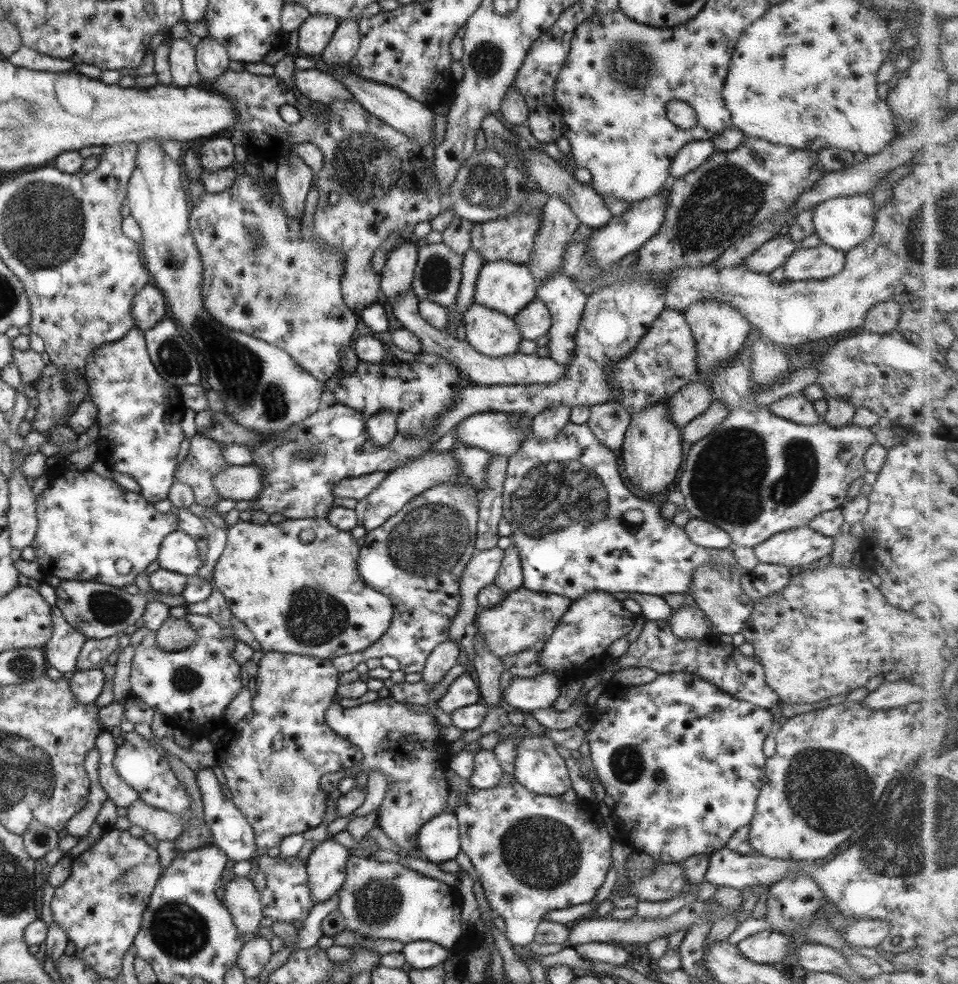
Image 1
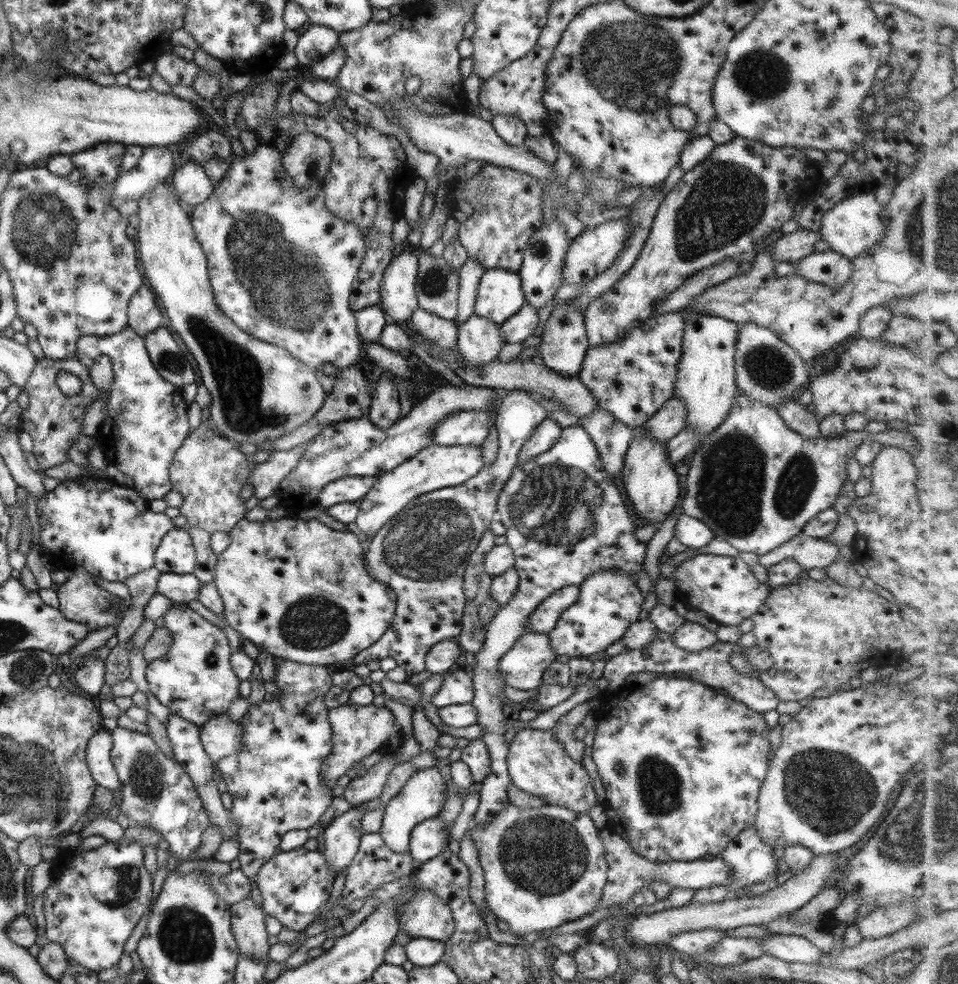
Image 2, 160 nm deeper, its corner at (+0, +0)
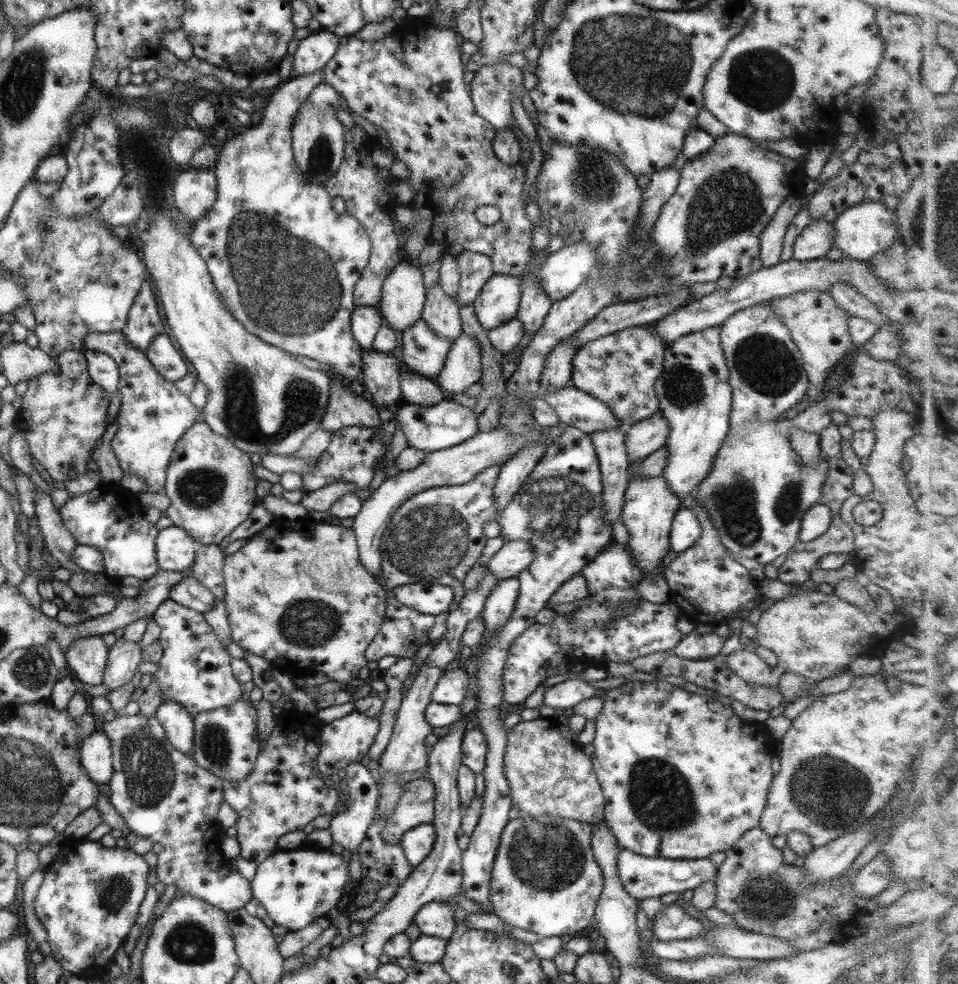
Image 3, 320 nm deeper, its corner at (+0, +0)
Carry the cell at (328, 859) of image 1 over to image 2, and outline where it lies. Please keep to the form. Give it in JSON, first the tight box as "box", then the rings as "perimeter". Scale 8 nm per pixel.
{"box":[322,803,364,874],"perimeter":[[[363,803],[350,805],[347,812],[343,812],[322,830],[324,851],[322,855],[337,874],[346,867],[357,852],[360,838],[361,818],[364,814]]]}

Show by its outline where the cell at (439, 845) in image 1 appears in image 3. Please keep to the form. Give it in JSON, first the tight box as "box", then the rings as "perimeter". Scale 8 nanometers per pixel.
{"box":[398,824,435,867],"perimeter":[[[421,824],[404,832],[398,843],[407,862],[414,867],[423,862],[434,842],[435,833],[432,824]]]}

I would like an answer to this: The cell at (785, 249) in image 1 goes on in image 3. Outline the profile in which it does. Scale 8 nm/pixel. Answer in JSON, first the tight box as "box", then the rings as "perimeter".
{"box":[792,222,834,261],"perimeter":[[[821,222],[817,226],[807,226],[793,241],[792,260],[811,261],[824,259],[827,250],[831,250],[834,246],[833,236],[833,226],[826,222]]]}

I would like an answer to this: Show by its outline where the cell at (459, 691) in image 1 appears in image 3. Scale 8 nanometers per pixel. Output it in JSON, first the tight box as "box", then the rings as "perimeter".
{"box":[430,669,467,706],"perimeter":[[[463,669],[443,670],[430,695],[430,702],[458,706],[467,692],[467,672]]]}

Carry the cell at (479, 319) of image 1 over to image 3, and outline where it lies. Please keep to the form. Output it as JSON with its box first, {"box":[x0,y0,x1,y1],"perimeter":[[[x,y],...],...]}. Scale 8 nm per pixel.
{"box":[436,335,481,394],"perimeter":[[[459,335],[448,348],[443,368],[436,376],[439,388],[447,394],[461,394],[480,380],[481,365],[479,345],[467,335]]]}

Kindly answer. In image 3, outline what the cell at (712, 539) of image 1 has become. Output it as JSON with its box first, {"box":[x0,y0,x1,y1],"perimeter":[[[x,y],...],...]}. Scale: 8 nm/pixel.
{"box":[669,507,700,555],"perimeter":[[[680,507],[675,511],[670,524],[669,542],[671,555],[689,548],[699,538],[700,526],[691,510]]]}

